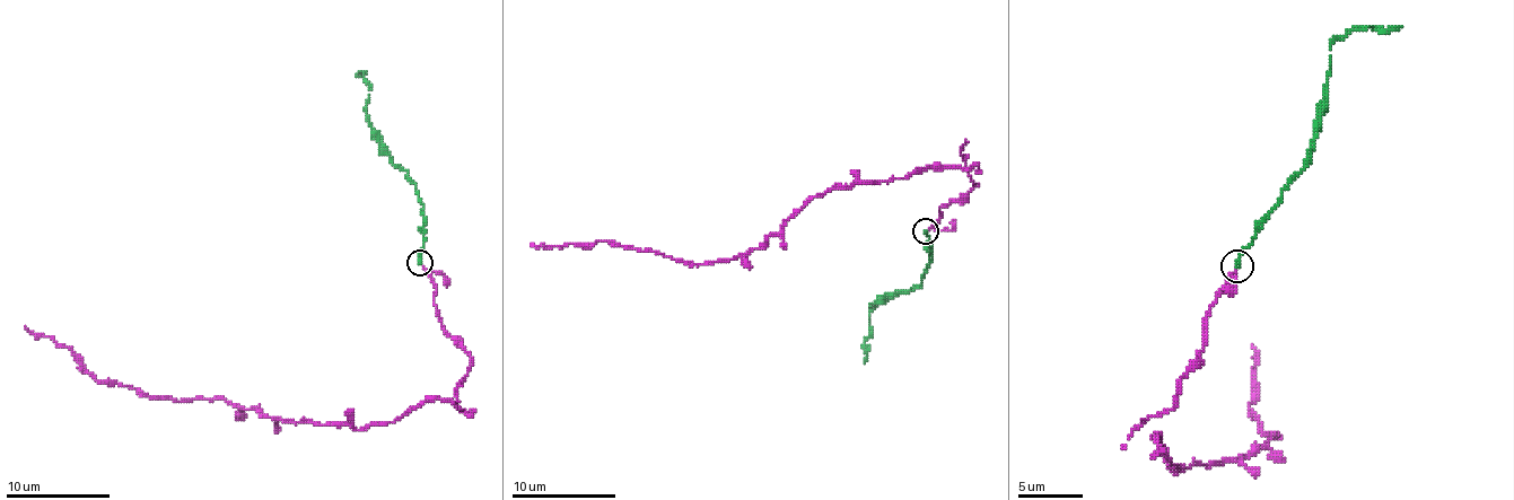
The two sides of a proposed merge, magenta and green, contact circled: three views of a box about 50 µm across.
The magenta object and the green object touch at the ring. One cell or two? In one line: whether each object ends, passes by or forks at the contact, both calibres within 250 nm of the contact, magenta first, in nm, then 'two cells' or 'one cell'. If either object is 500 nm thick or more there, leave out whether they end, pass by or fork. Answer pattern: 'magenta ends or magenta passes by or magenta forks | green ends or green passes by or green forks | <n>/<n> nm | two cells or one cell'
magenta passes by | green ends | 100/160 nm | one cell

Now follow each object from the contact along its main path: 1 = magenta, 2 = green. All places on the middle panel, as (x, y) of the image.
1: (927, 230), (976, 186), (960, 155), (957, 165), (817, 194), (732, 259), (679, 262), (604, 240), (531, 244)
2: (927, 230), (929, 266), (921, 282), (872, 304), (874, 306), (864, 363)

